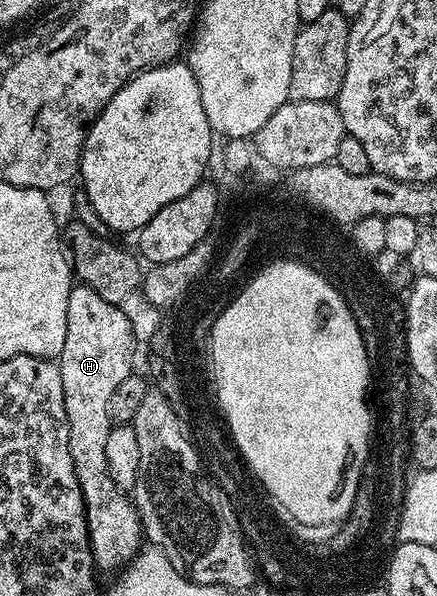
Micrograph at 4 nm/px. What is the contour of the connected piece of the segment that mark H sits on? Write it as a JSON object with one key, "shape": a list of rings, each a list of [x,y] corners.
{"shape":[[[82,285],[72,286],[69,293],[69,309],[67,310],[67,328],[65,329],[65,345],[57,357],[59,372],[61,373],[61,389],[65,393],[65,417],[69,421],[69,453],[73,457],[73,465],[77,473],[79,488],[83,494],[83,504],[87,510],[87,529],[91,536],[91,552],[95,558],[96,568],[100,572],[118,572],[141,550],[139,535],[144,534],[143,524],[139,522],[139,513],[134,502],[108,475],[107,462],[105,461],[105,441],[109,438],[112,421],[107,412],[109,397],[125,377],[133,373],[131,362],[135,359],[137,342],[131,328],[129,317],[117,303],[105,301],[101,293],[91,287]]]}

